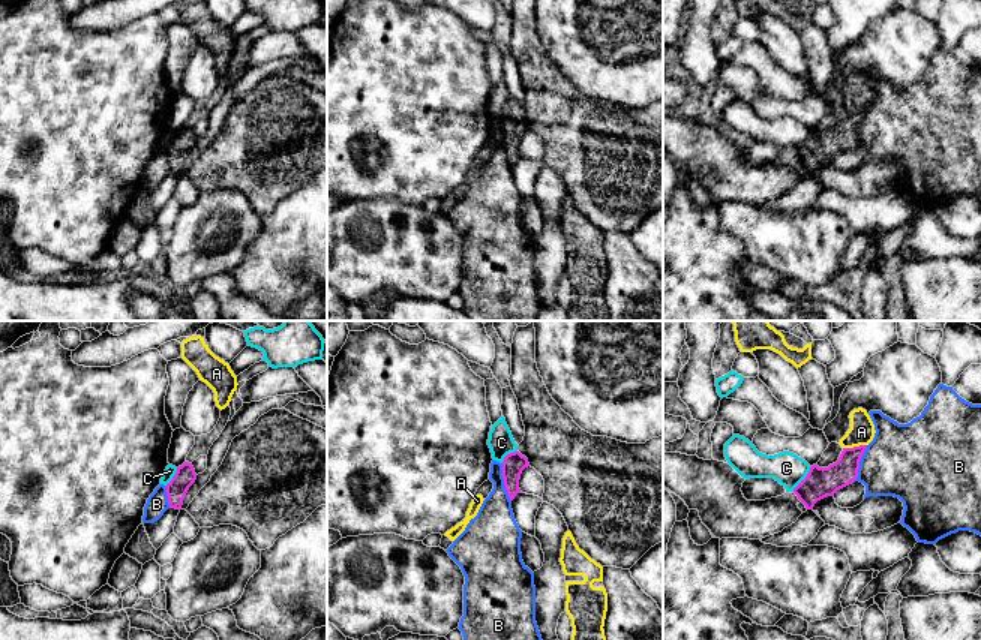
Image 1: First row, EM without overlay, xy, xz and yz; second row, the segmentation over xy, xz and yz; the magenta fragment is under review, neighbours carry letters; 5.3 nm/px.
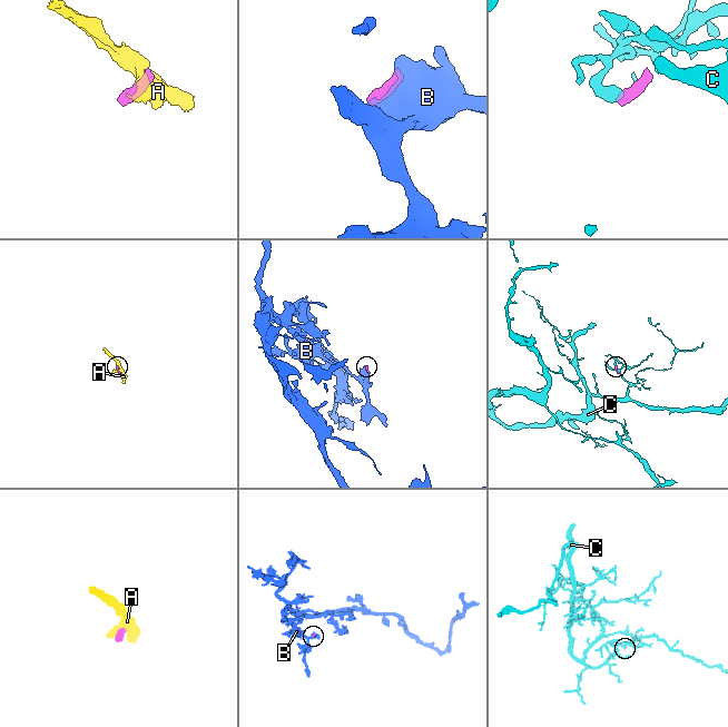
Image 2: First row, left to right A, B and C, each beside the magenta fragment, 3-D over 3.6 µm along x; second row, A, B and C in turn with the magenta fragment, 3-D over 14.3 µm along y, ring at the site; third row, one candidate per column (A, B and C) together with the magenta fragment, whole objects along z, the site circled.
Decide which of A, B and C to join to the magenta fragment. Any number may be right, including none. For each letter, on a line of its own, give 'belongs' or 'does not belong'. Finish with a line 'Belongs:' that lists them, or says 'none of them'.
A: does not belong
B: does not belong
C: does not belong
Belongs: none of them

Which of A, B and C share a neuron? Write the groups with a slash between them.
A / B / C

